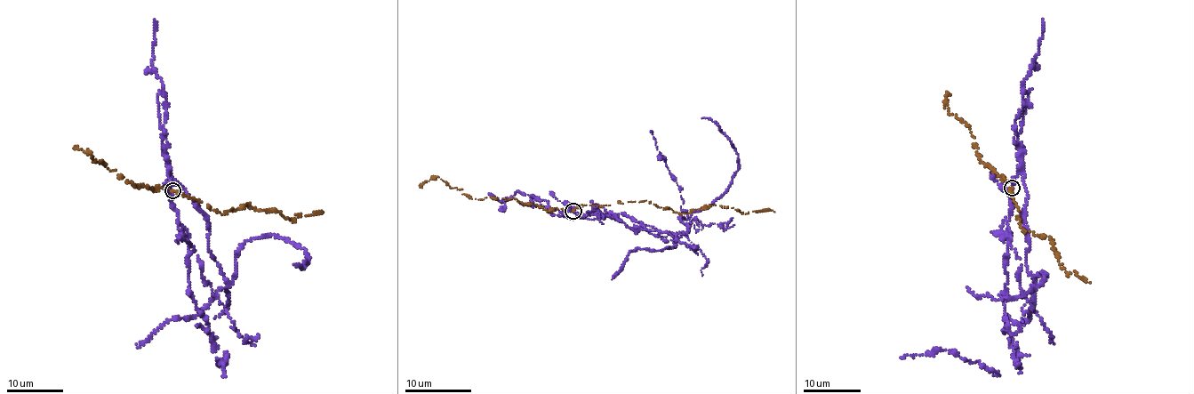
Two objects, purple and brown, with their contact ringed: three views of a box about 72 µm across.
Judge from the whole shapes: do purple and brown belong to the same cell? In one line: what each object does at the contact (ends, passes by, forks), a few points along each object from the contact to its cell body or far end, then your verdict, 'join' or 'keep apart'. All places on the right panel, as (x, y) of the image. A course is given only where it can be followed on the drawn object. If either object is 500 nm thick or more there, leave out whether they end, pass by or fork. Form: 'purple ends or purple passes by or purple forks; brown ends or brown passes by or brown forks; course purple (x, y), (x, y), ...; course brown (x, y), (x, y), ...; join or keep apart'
purple passes by; brown passes by; course purple (1012, 188), (1021, 172), (1031, 308), (1034, 278), (1047, 275), (1011, 299), (974, 295), (966, 288); course brown (1012, 188), (1010, 196), (1019, 211), (1023, 230), (1051, 239), (1065, 271), (1077, 274), (1089, 283); keep apart

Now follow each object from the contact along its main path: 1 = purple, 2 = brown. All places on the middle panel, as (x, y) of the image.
1: (572, 211), (687, 231), (680, 217), (709, 208), (738, 170), (730, 138), (701, 118)
2: (572, 211), (585, 205), (646, 200), (676, 213), (690, 213), (713, 205), (745, 213), (769, 209), (774, 212)

